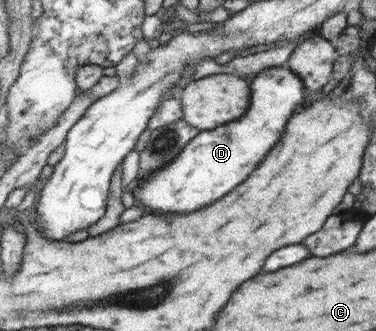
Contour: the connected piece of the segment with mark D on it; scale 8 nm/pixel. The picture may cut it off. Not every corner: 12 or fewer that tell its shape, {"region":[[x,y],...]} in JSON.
{"region":[[281,66],[248,83],[245,116],[199,131],[139,176],[152,215],[197,210],[255,170],[301,108]]}

